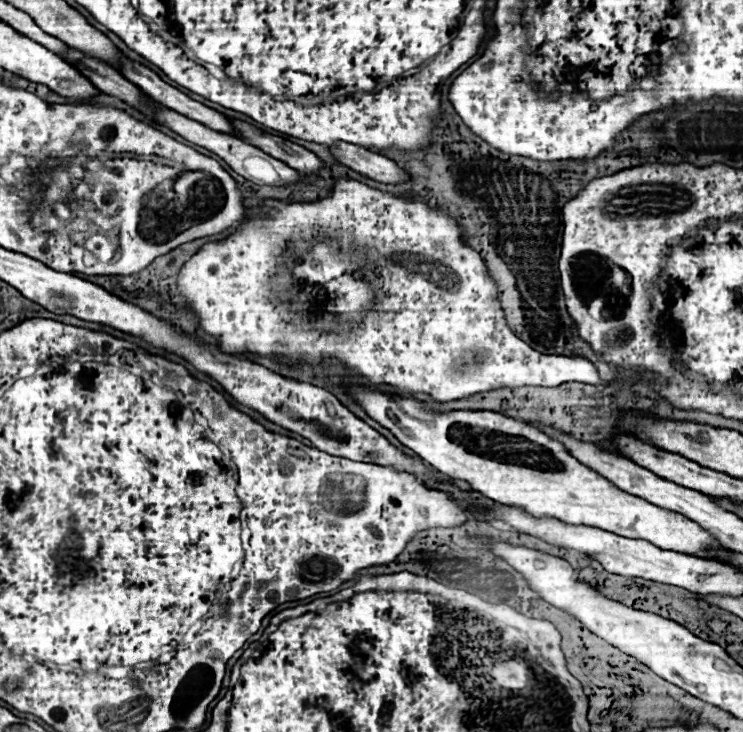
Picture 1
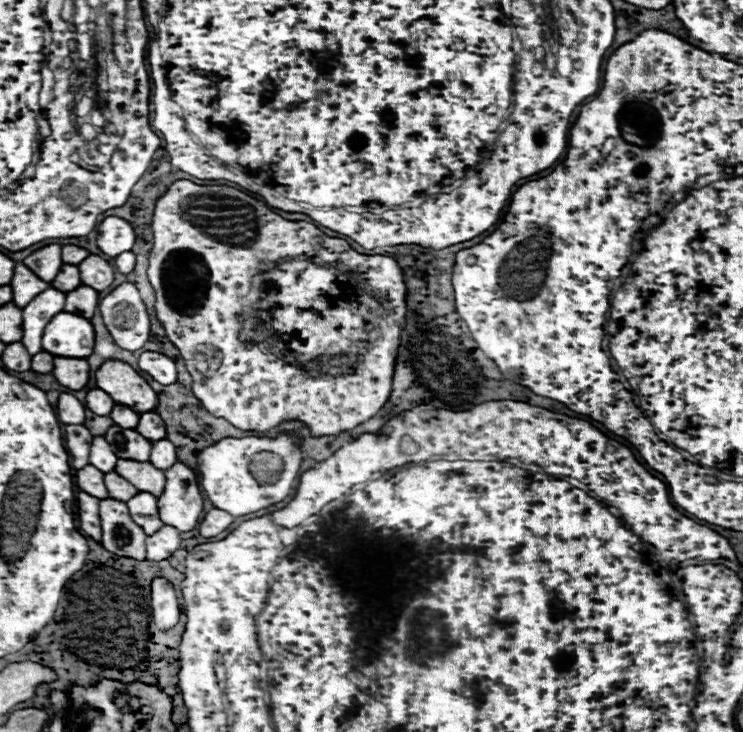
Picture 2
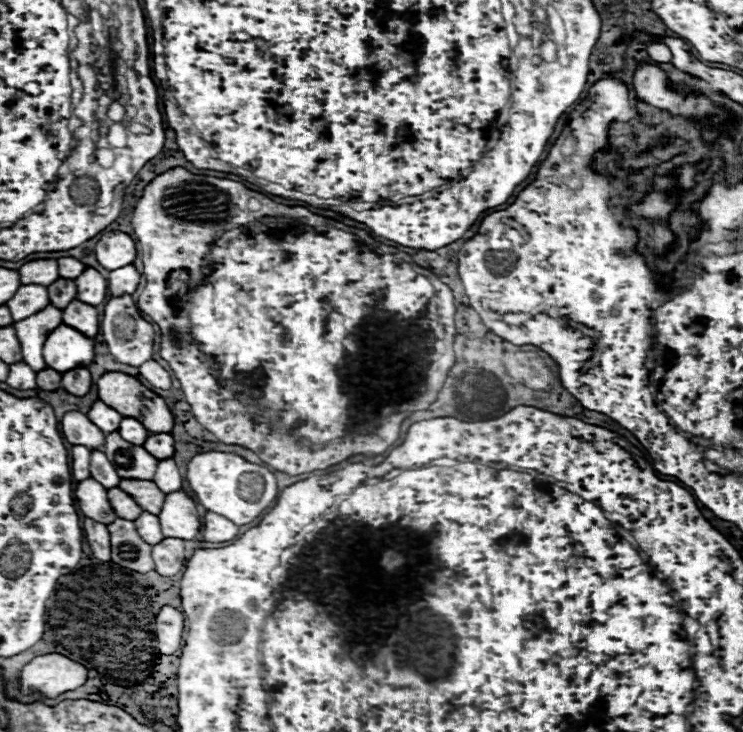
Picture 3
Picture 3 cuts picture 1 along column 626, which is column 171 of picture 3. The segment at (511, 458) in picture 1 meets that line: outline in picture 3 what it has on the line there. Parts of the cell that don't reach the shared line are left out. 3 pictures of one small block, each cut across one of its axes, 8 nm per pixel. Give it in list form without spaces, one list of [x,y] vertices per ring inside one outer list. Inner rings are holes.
[[[182,490],[166,496],[158,518],[160,518],[162,534],[166,538],[194,540],[194,536],[200,530],[200,518],[196,512],[196,504]]]

